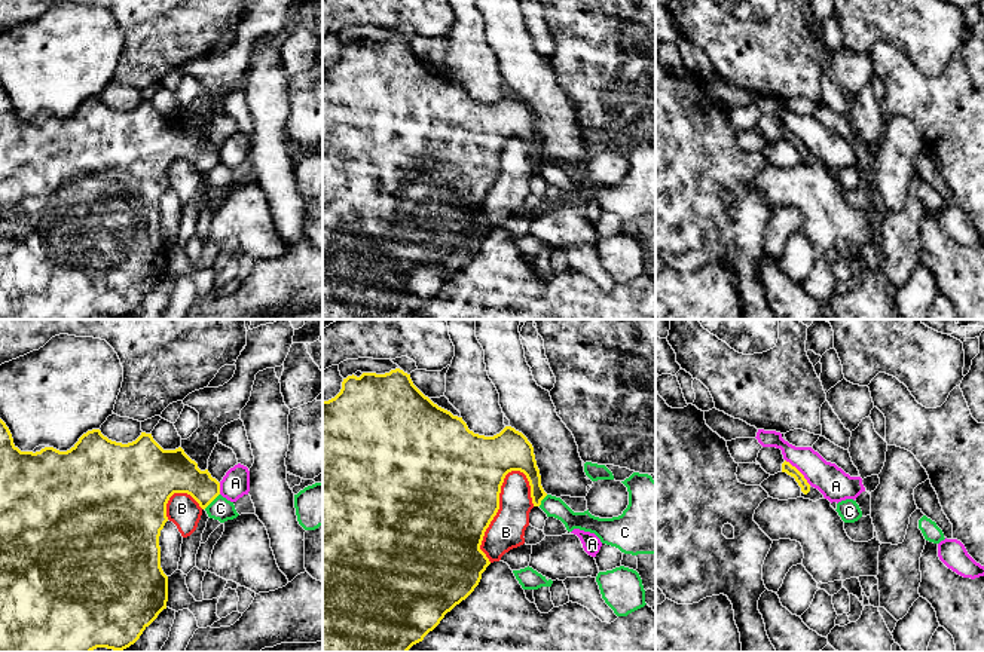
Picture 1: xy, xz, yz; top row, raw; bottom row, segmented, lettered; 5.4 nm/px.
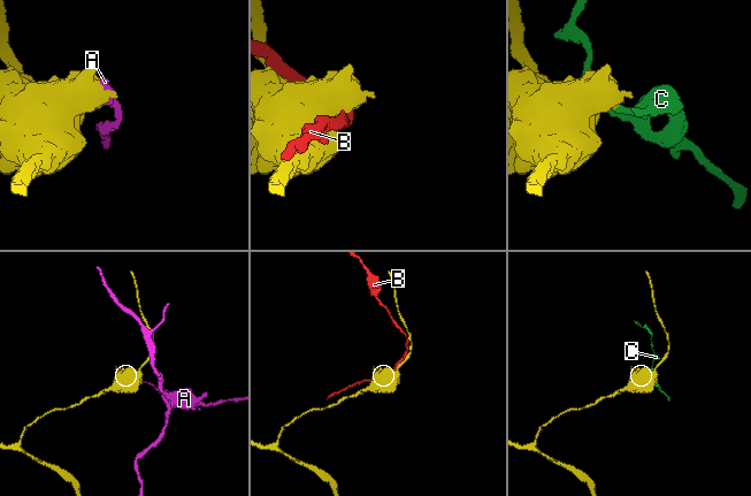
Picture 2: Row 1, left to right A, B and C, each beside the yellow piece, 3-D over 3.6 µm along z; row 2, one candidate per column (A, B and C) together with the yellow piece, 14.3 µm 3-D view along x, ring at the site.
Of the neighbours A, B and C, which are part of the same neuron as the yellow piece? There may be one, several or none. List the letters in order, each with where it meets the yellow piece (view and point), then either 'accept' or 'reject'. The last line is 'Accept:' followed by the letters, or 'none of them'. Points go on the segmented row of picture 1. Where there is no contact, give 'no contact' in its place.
A: meets yellow in yz at (798, 471); reject
B: meets yellow in xz at (497, 511); reject
C: meets yellow in xy at (211, 501); reject
Accept: none of them

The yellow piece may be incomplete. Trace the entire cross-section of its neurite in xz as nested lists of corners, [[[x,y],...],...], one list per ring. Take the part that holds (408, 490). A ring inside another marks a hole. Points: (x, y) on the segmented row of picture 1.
[[[400,368],[391,370],[385,374],[363,373],[360,377],[352,374],[343,379],[340,392],[334,398],[323,401],[323,652],[407,652],[413,645],[422,642],[424,637],[440,624],[447,612],[450,612],[456,604],[459,604],[474,591],[482,579],[482,573],[491,564],[486,554],[480,550],[480,545],[486,529],[499,509],[501,486],[505,475],[511,471],[520,471],[526,475],[531,486],[532,503],[534,506],[540,506],[547,493],[541,486],[541,475],[537,466],[534,447],[522,432],[511,426],[505,426],[499,434],[493,437],[474,434],[468,429],[462,417],[453,416],[450,411],[438,407],[428,397],[425,397],[413,385],[410,374]]]

